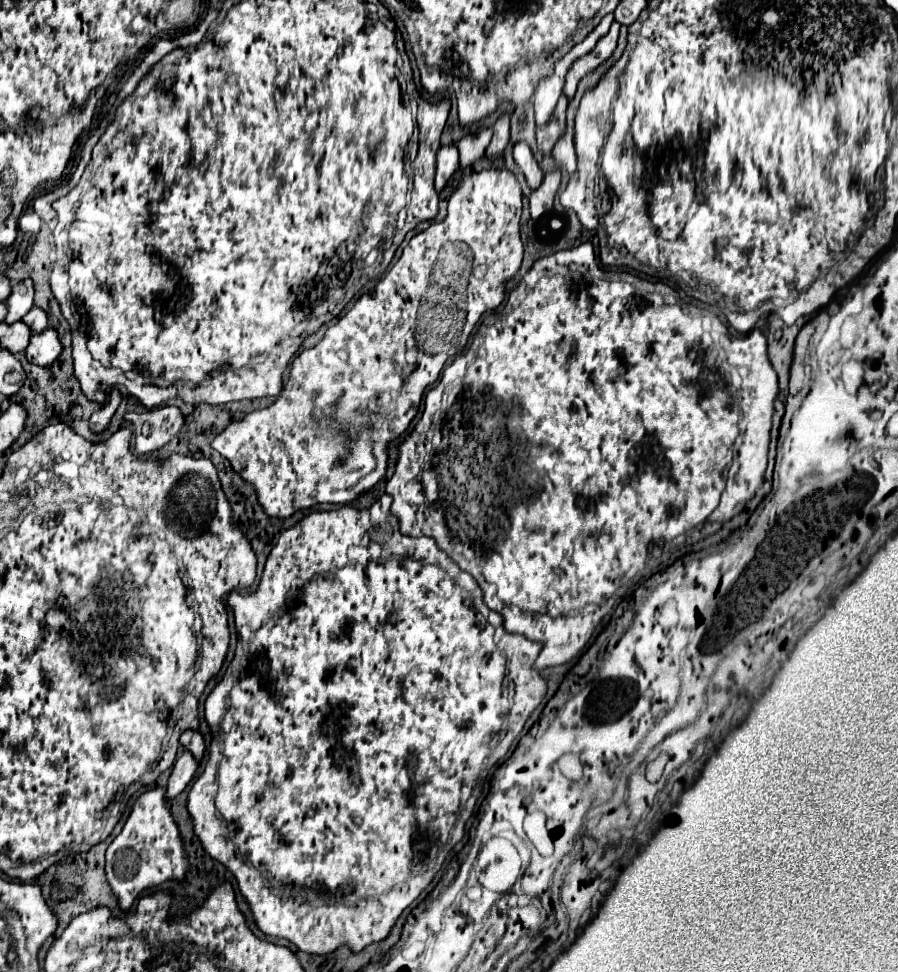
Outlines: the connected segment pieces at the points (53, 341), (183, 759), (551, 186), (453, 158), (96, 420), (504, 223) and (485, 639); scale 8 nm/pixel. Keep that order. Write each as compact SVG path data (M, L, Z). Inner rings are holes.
M48 328L40 334L30 336L30 344L26 348L26 358L28 358L28 362L32 362L36 366L50 366L58 358L60 352L62 352L60 338L56 336L56 332L52 332L52 328Z
M184 752L172 766L168 784L166 784L166 800L174 800L192 780L194 772L198 768L198 762L194 760L194 756L190 752Z
M558 170L544 174L542 184L530 196L530 216L532 218L540 218L544 212L552 210L558 186L560 186L560 172Z
M442 146L436 156L436 190L438 192L442 192L442 188L448 184L456 168L458 168L458 150L454 146Z
M106 402L100 410L96 410L96 412L92 414L92 418L90 418L90 430L96 432L96 434L104 432L104 430L108 428L114 412L116 412L116 404L114 404L114 402Z
M492 168L466 176L448 198L446 218L442 222L432 224L428 230L416 234L404 248L394 268L382 274L380 280L376 280L376 286L370 292L364 292L352 306L352 310L348 310L336 324L326 330L322 342L318 342L310 350L304 350L296 358L276 402L270 404L266 410L256 410L242 420L230 422L212 440L210 446L230 462L232 470L240 474L244 482L252 484L258 504L268 516L290 518L296 510L304 510L320 502L350 504L384 478L388 466L387 446L392 438L389 433L383 431L396 432L398 438L408 430L420 406L416 404L416 400L422 398L426 386L438 380L444 364L464 350L468 336L478 324L480 316L502 304L506 282L512 280L520 270L520 214L522 194L516 176L510 170ZM458 288L466 290L466 302L458 302ZM318 394L322 394L322 398L316 400ZM316 402L323 409L323 423L330 432L314 416ZM334 416L342 430L352 424L352 428L360 428L360 436L364 436L364 440L371 436L372 453L376 459L374 462L356 464L356 470L348 470L348 460L340 464L344 459L344 449L348 445L345 432L334 431ZM335 442L339 446L337 451L333 450Z
M384 494L368 510L342 506L336 510L312 512L304 516L294 528L282 532L278 544L272 548L266 560L256 590L246 594L232 592L228 596L228 606L232 608L234 626L238 632L238 648L233 661L241 663L241 667L244 665L244 670L230 688L228 694L230 702L224 700L224 692L228 692L229 689L224 688L223 681L219 681L212 694L206 698L204 718L212 732L210 756L204 766L204 772L192 784L186 800L194 834L198 836L202 848L236 876L238 888L250 906L258 930L274 938L284 938L306 954L326 956L338 950L340 946L348 946L352 952L360 952L368 944L380 942L390 934L392 926L396 924L404 908L408 908L420 896L420 892L430 884L430 880L440 870L448 852L464 838L464 824L472 816L472 806L474 806L472 800L478 798L482 790L484 768L490 768L496 760L506 756L514 738L522 732L530 714L542 704L548 690L546 680L534 668L534 660L542 650L542 642L534 642L528 640L526 636L506 632L502 626L502 616L484 604L484 596L478 582L468 572L460 570L456 562L448 558L448 554L442 552L432 538L410 538L402 534L398 518L390 512L390 504L392 496ZM218 724L220 724L220 738L224 742L222 760L220 760ZM216 810L226 820L228 836L224 832L224 820L216 816ZM252 864L264 872L264 876L268 878L270 886L276 892L298 896L296 900L304 902L302 904L284 902L282 898L272 896L268 886L262 882L262 874L256 868L252 868Z

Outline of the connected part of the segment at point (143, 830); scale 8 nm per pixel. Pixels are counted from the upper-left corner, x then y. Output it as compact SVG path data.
M152 788L136 800L122 832L108 846L106 878L118 896L120 906L128 910L138 898L138 892L168 880L184 880L186 870L188 860L184 854L184 844L180 840L178 826L168 812L168 804L164 802L164 788Z

